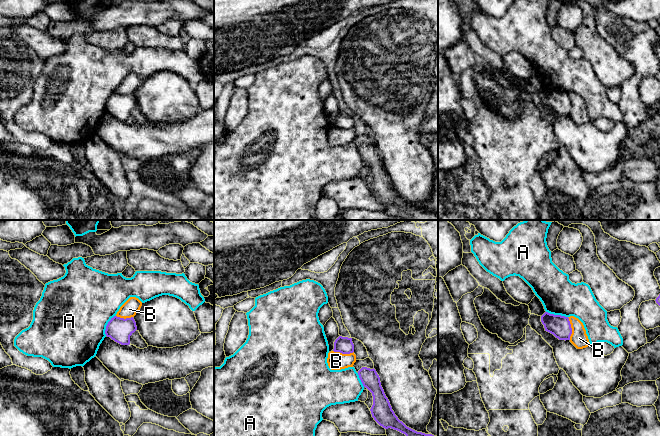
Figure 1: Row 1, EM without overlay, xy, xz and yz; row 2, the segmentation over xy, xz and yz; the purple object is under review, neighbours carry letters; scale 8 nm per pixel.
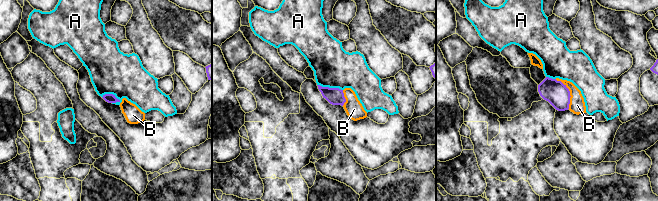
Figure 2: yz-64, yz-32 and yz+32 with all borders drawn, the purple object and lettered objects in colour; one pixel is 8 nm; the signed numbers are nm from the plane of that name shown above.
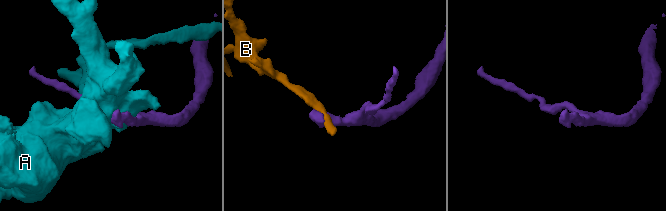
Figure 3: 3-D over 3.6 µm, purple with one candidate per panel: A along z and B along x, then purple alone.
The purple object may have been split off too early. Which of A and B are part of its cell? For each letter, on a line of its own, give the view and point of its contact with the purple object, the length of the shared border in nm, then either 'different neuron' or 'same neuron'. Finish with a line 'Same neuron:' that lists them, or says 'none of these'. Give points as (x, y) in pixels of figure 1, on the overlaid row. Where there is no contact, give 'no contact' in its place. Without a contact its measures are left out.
A: meets purple in xy at (107, 325); contact 190 nm long; different neuron
B: meets purple in yz at (571, 328); contact 190 nm long; different neuron
Same neuron: none of these

